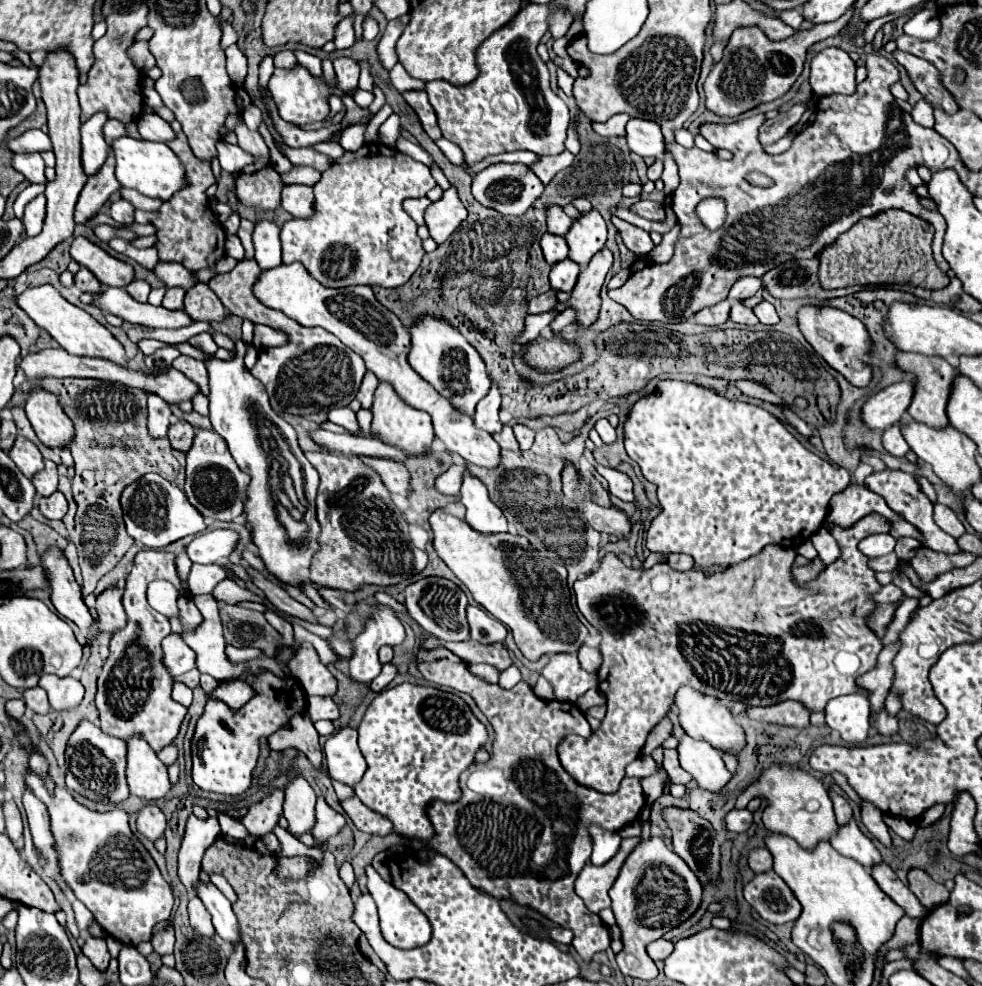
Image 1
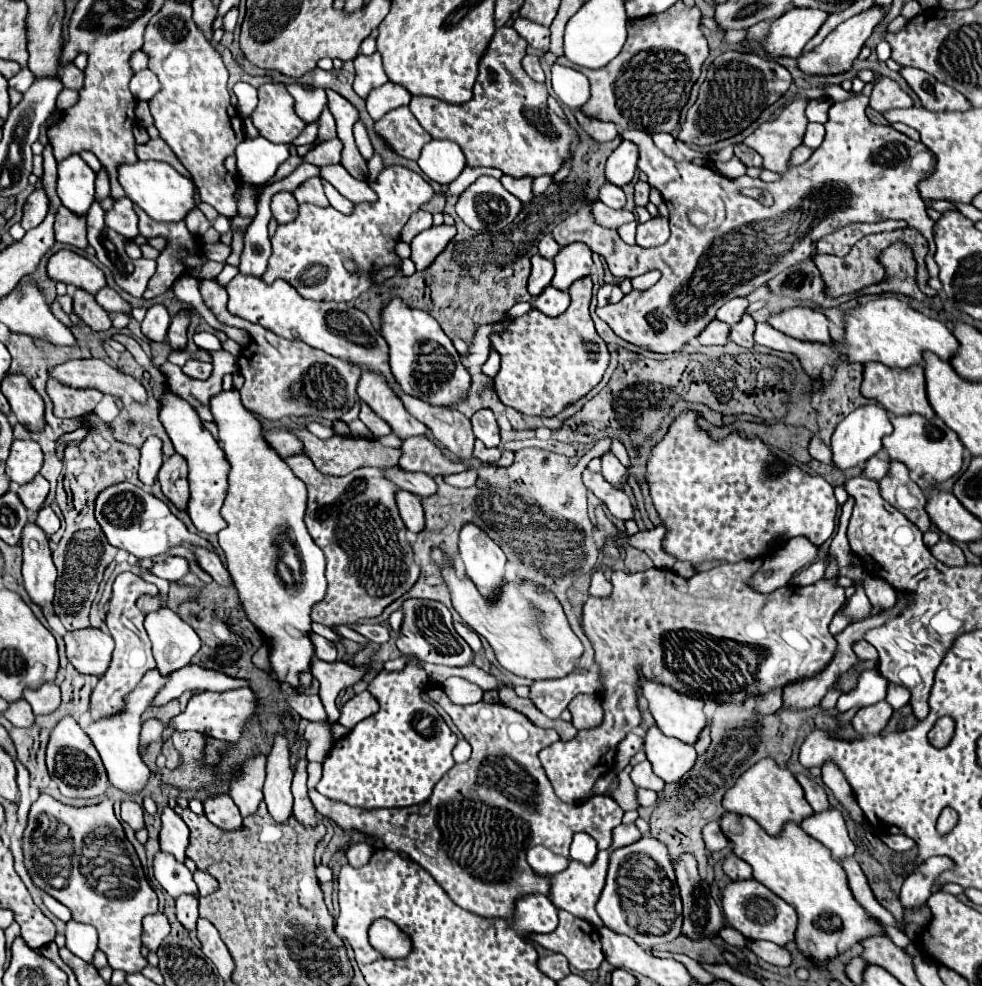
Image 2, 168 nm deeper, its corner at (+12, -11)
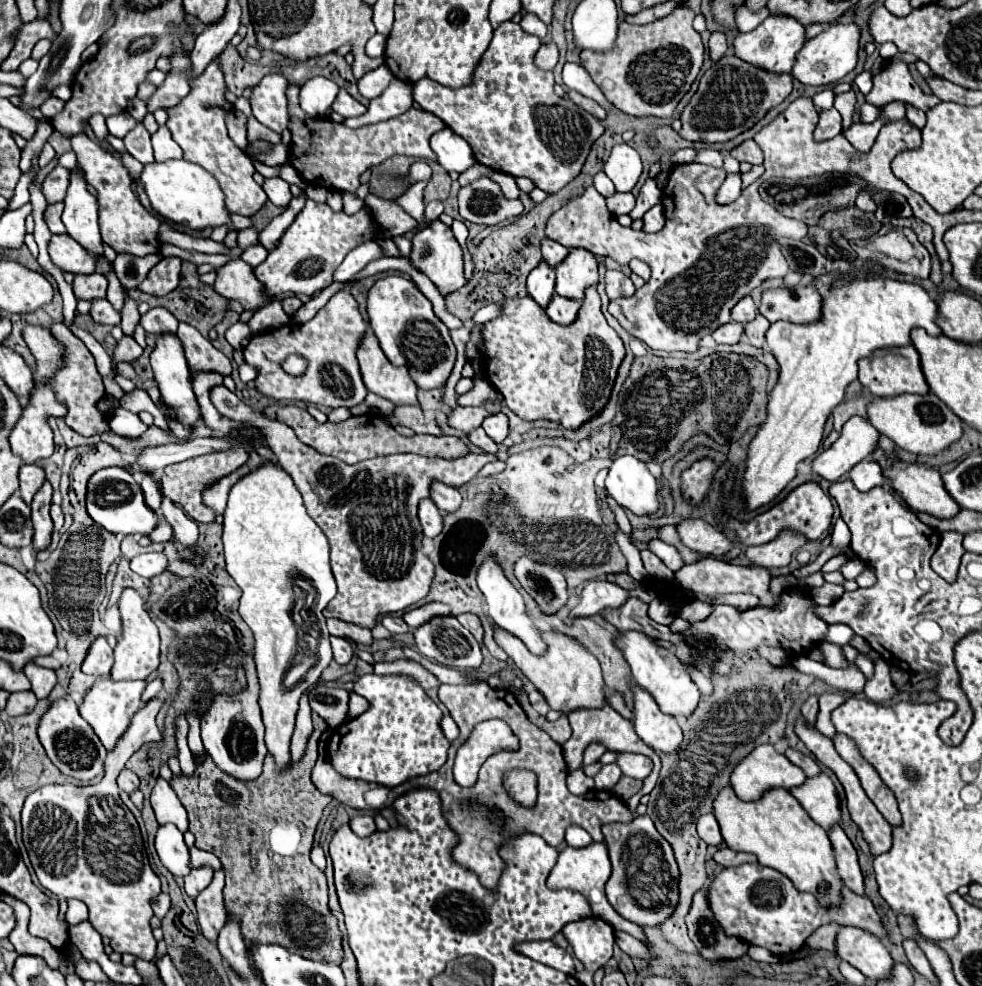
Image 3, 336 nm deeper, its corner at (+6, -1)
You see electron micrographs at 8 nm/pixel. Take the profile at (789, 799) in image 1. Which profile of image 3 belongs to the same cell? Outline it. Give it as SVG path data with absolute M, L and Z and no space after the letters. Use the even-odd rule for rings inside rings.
M762 744L756 750L752 750L732 772L730 776L730 786L736 790L736 796L740 800L748 800L748 802L756 802L760 800L768 790L774 788L784 788L784 790L792 790L794 786L802 786L806 782L804 772L792 764L784 754L778 754L774 750L774 746L770 744Z

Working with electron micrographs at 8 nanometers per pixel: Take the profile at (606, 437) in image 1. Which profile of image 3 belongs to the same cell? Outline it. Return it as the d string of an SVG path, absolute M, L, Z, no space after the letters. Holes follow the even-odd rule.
M618 456L606 478L608 494L634 514L652 514L658 510L656 478L634 456Z

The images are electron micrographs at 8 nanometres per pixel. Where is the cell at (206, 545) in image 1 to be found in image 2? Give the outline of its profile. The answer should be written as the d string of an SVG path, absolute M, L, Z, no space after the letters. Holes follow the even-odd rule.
M168 556L168 558L162 558L162 560L154 562L150 572L154 576L158 576L158 578L174 582L174 580L180 580L184 574L188 574L188 562L184 558Z

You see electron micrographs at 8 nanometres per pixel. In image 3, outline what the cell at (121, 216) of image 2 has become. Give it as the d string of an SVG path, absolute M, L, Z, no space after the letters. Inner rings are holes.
M78 134L72 138L72 150L76 152L78 166L84 170L86 180L98 190L98 204L100 204L100 230L102 240L110 244L116 252L130 252L136 256L156 254L158 250L158 220L138 202L138 198L132 194L132 178L128 176L128 170L122 166L122 162L108 152L104 152L94 140L90 140L86 134Z

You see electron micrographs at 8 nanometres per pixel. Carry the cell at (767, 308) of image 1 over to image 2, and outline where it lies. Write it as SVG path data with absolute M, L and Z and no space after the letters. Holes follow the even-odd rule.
M880 296L876 300L870 300L866 304L858 304L854 308L848 308L844 312L844 342L842 344L820 344L820 342L800 342L794 340L778 330L774 330L766 322L756 324L754 340L760 346L778 350L778 352L790 352L794 354L802 370L816 382L822 380L824 366L834 366L840 356L846 358L846 362L884 362L890 368L908 368L912 364L924 364L922 354L924 350L934 352L942 360L950 360L952 354L958 348L958 342L954 340L954 334L946 328L944 322L936 318L928 318L926 314L914 310L908 302L894 298L894 296Z

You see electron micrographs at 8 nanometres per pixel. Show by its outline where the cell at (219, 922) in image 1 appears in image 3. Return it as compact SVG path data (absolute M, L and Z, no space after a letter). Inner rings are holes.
M164 824L156 832L156 852L160 856L160 862L168 868L168 872L174 878L184 878L192 866L190 866L190 852L184 844L182 832L174 824Z

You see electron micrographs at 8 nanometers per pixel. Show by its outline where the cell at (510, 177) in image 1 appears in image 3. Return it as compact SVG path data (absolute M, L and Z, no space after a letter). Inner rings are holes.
M480 178L460 188L458 204L460 204L460 216L464 220L484 226L494 226L508 218L516 218L524 210L518 198L508 200L502 194L502 188L490 178Z

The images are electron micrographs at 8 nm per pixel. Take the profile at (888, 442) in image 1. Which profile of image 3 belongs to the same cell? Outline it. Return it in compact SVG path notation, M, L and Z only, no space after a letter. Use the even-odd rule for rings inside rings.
M866 458L864 462L860 462L858 466L854 466L850 470L850 478L854 482L854 486L858 486L858 490L870 490L874 486L884 484L884 474L882 474L882 466L878 462L874 462L872 458Z

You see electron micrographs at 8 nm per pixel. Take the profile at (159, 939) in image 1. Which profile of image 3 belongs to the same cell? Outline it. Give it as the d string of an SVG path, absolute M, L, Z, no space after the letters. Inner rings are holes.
M162 892L162 894L152 902L152 910L154 910L154 916L162 920L164 914L170 910L170 896Z

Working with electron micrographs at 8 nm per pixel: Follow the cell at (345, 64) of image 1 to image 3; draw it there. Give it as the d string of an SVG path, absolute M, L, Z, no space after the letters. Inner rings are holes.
M340 90L334 104L332 104L332 110L336 110L338 114L342 114L344 118L348 116L358 116L358 114L364 114L366 112L366 106L360 104L358 100L354 100L346 90Z

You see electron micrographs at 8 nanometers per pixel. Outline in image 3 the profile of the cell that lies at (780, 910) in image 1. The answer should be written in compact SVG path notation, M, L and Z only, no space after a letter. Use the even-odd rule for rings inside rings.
M760 864L724 868L708 888L708 902L726 934L762 946L776 956L798 952L806 938L824 924L824 914L812 894L798 892L784 874Z

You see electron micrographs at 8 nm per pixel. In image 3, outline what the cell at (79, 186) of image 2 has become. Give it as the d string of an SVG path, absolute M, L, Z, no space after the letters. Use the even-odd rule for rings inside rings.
M78 166L70 170L72 178L70 178L70 186L68 186L68 194L64 198L64 214L62 214L62 222L68 230L68 234L82 244L88 252L92 254L102 254L102 238L100 238L100 230L98 230L98 200L94 194L88 192L88 182L84 176L84 170L80 170Z

